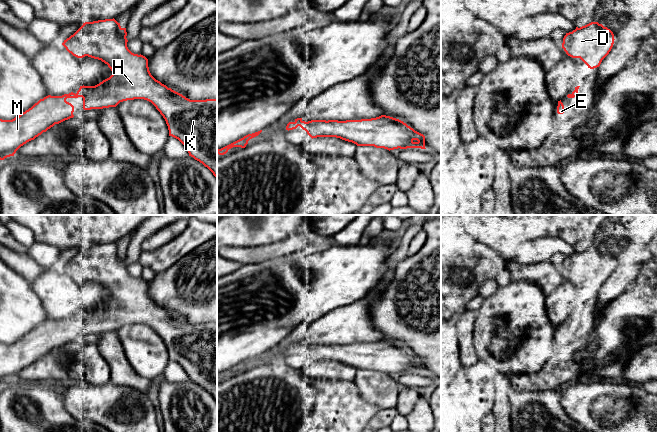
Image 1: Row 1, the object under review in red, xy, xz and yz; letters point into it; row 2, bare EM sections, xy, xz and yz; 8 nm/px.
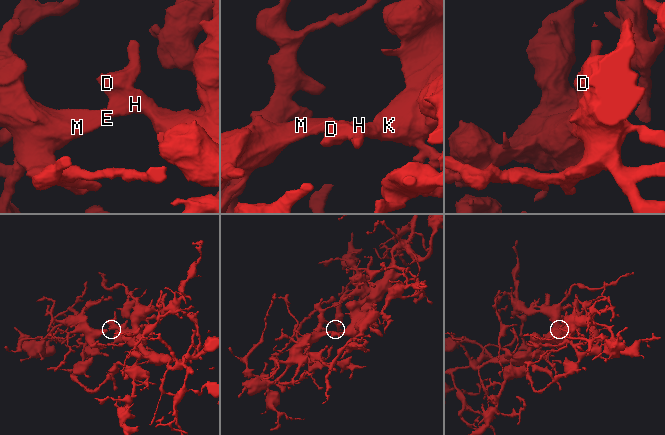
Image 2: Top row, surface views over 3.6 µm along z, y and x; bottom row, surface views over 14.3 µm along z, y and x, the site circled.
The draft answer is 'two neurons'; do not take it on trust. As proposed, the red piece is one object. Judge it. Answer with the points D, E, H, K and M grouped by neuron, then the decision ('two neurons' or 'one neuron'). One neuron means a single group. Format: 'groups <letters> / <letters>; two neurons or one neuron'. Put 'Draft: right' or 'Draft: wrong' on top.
Draft: wrong
groups D E H K M; one neuron

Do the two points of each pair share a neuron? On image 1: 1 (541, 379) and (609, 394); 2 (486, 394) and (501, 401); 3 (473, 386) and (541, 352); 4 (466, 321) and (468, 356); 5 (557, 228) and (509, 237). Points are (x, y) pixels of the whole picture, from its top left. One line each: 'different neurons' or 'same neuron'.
1: different neurons
2: different neurons
3: different neurons
4: same neuron
5: same neuron

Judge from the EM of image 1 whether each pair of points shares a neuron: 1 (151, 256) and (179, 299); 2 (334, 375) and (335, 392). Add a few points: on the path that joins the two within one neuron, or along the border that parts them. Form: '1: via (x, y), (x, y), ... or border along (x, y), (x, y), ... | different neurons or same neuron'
1: border along (181, 258), (163, 271), (155, 274) | different neurons
2: border along (311, 379), (348, 380), (353, 382) | different neurons

